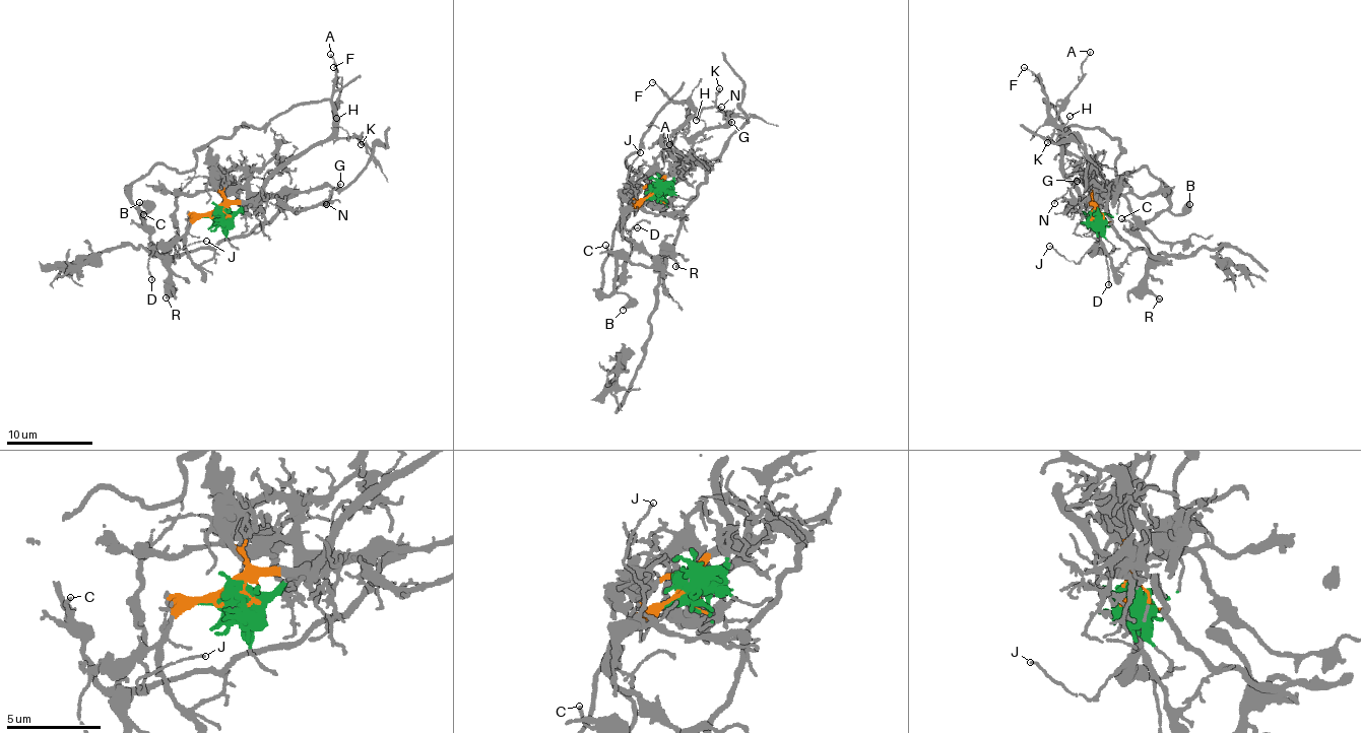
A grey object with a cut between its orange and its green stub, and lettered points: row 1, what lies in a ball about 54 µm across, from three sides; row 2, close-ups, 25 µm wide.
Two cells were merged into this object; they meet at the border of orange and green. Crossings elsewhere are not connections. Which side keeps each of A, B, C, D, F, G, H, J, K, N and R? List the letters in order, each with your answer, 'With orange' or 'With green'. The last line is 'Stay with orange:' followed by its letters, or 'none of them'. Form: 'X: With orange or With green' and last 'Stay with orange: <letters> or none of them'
A: With orange
B: With orange
C: With orange
D: With orange
F: With orange
G: With green
H: With orange
J: With orange
K: With orange
N: With green
R: With orange
Stay with orange: A, B, C, D, F, H, J, K, R

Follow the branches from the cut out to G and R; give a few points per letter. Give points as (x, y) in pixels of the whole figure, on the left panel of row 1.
G: (216, 212), (237, 212), (274, 197), (283, 204), (298, 208), (320, 204), (340, 183)
R: (216, 212), (333, 132), (328, 100), (132, 185), (171, 271), (165, 297)

